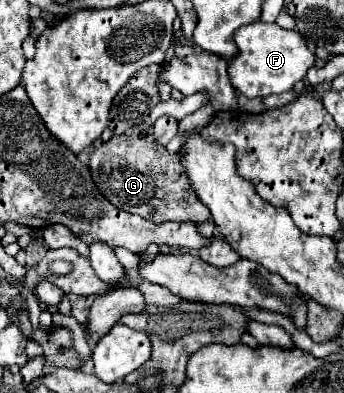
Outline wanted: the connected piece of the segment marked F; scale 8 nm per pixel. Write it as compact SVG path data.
M255 21L235 33L235 43L239 53L229 61L231 85L245 97L267 97L271 93L283 93L293 89L301 81L307 69L315 63L315 55L307 49L305 39L297 31L281 29L277 23Z

